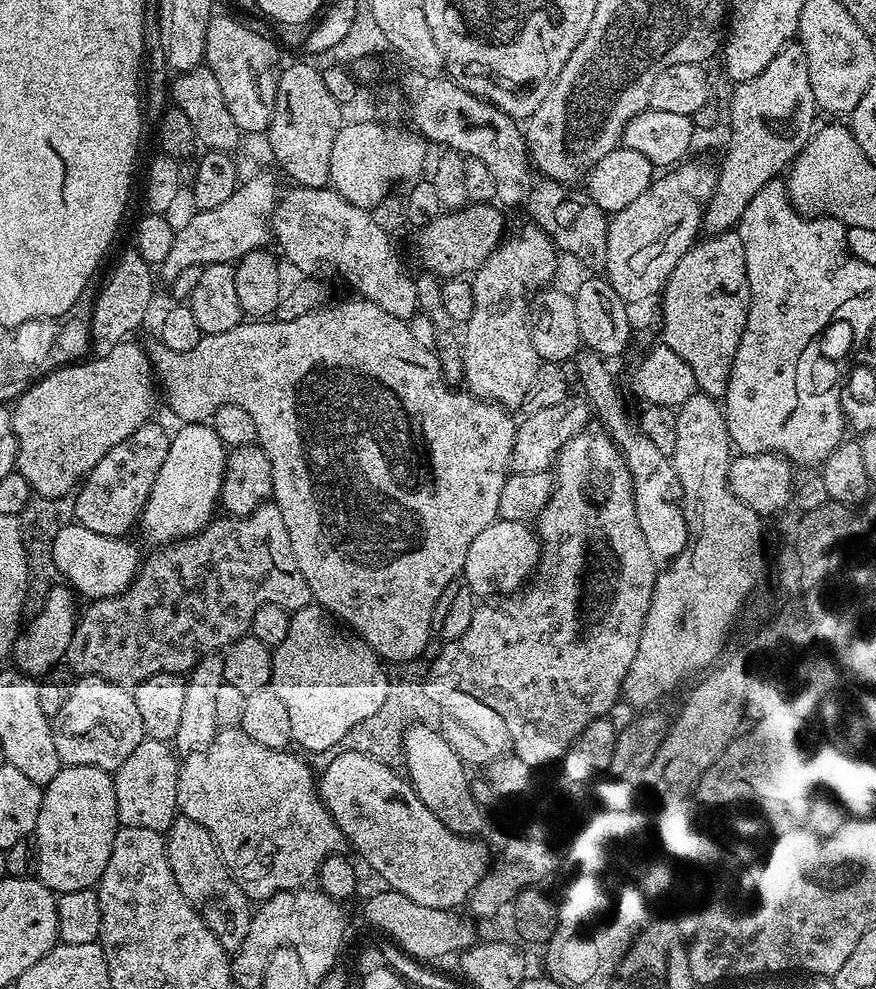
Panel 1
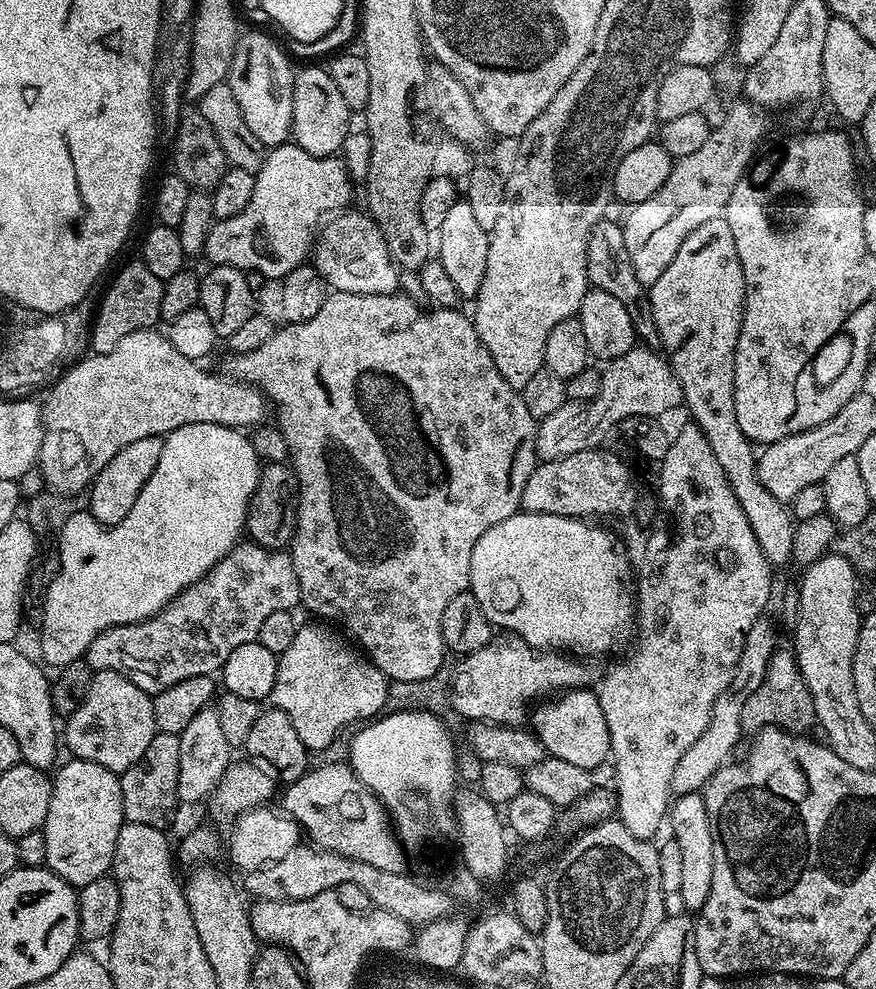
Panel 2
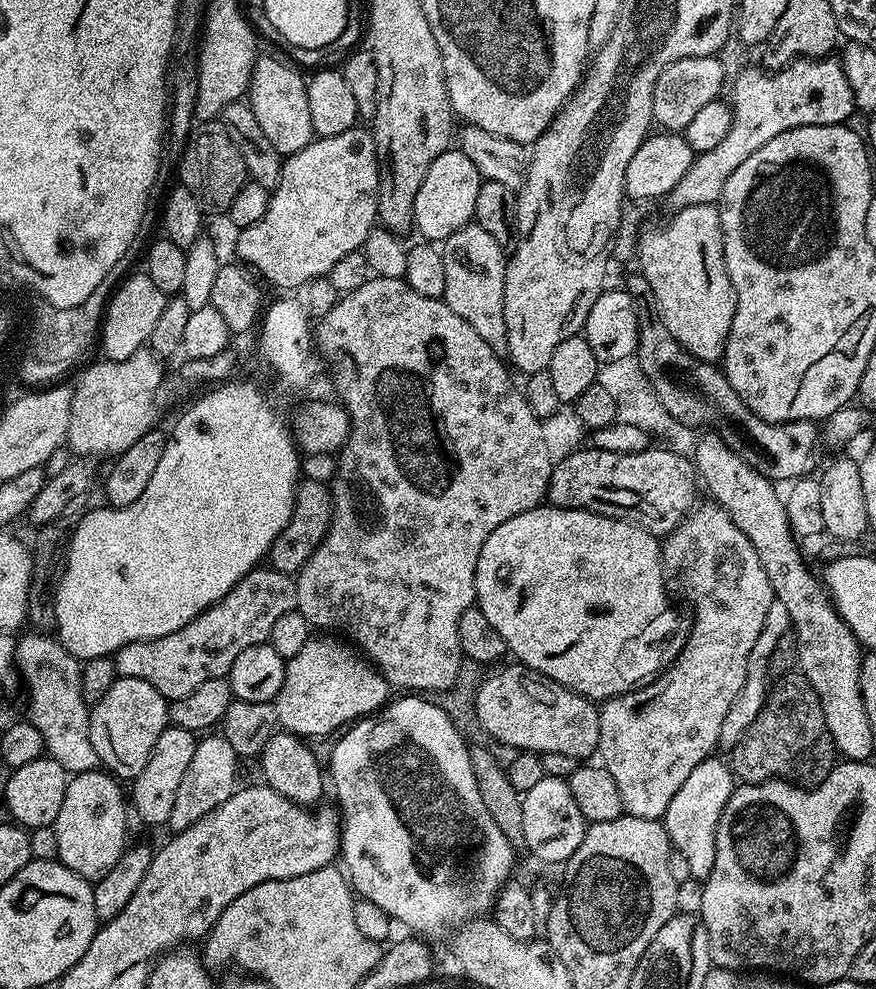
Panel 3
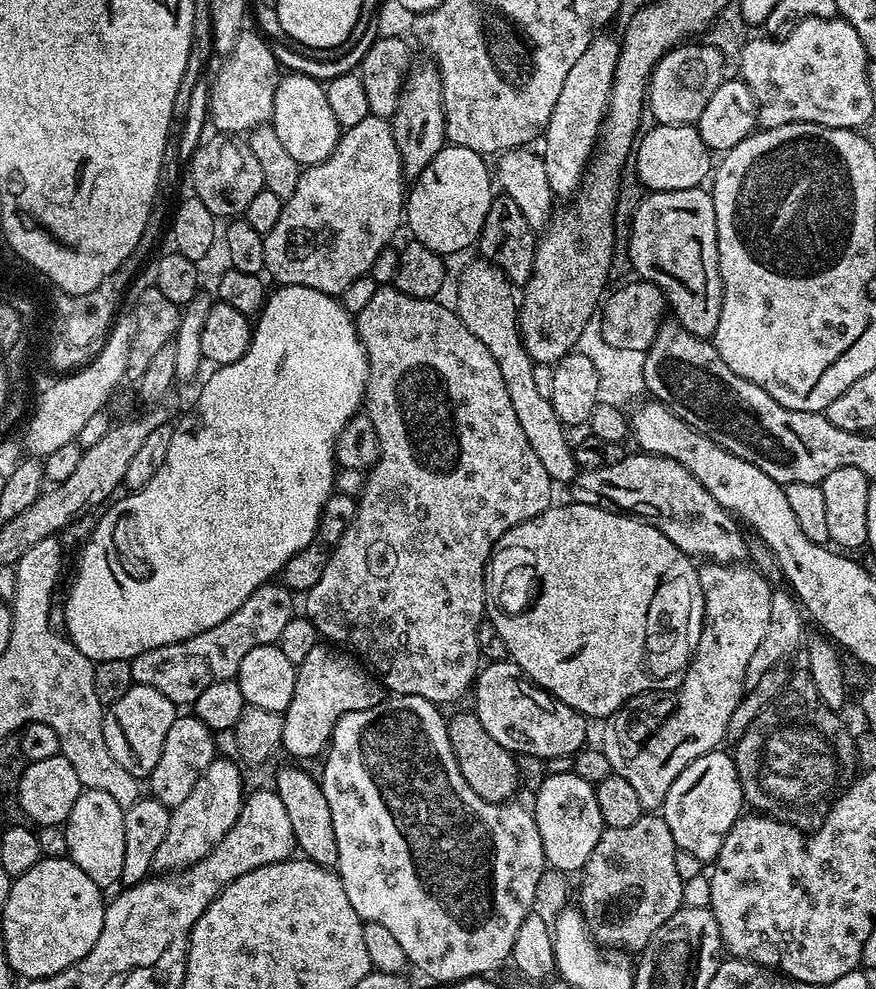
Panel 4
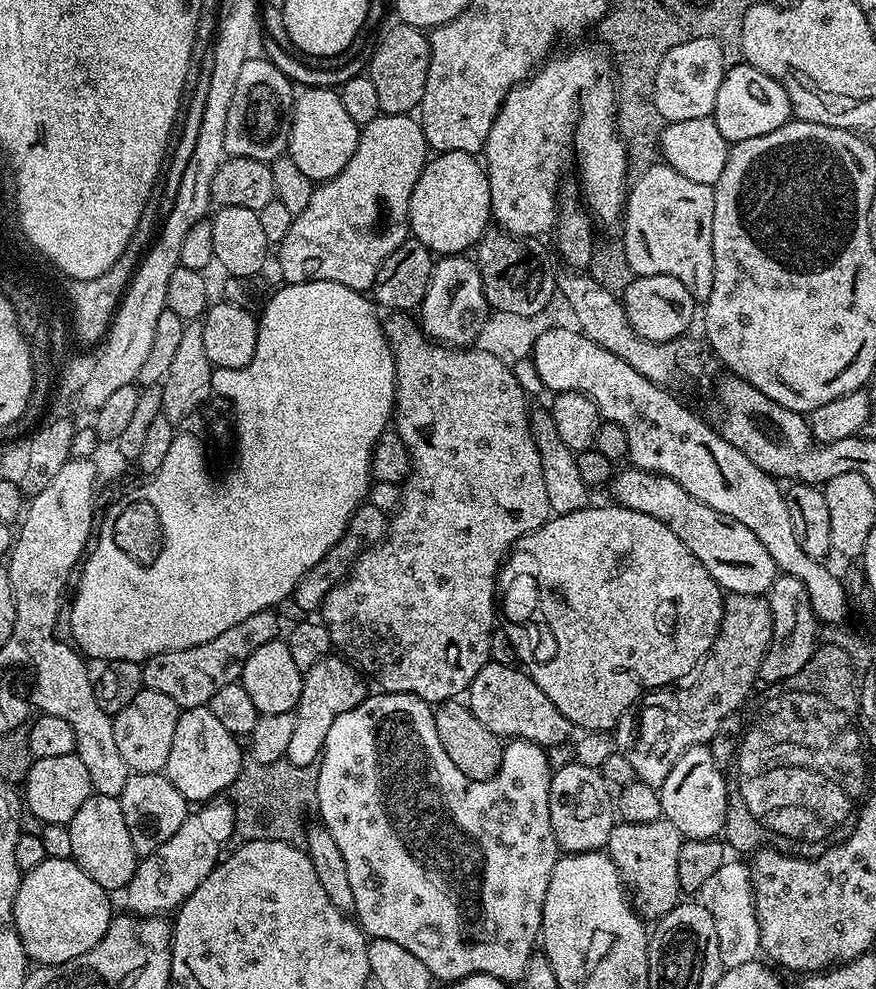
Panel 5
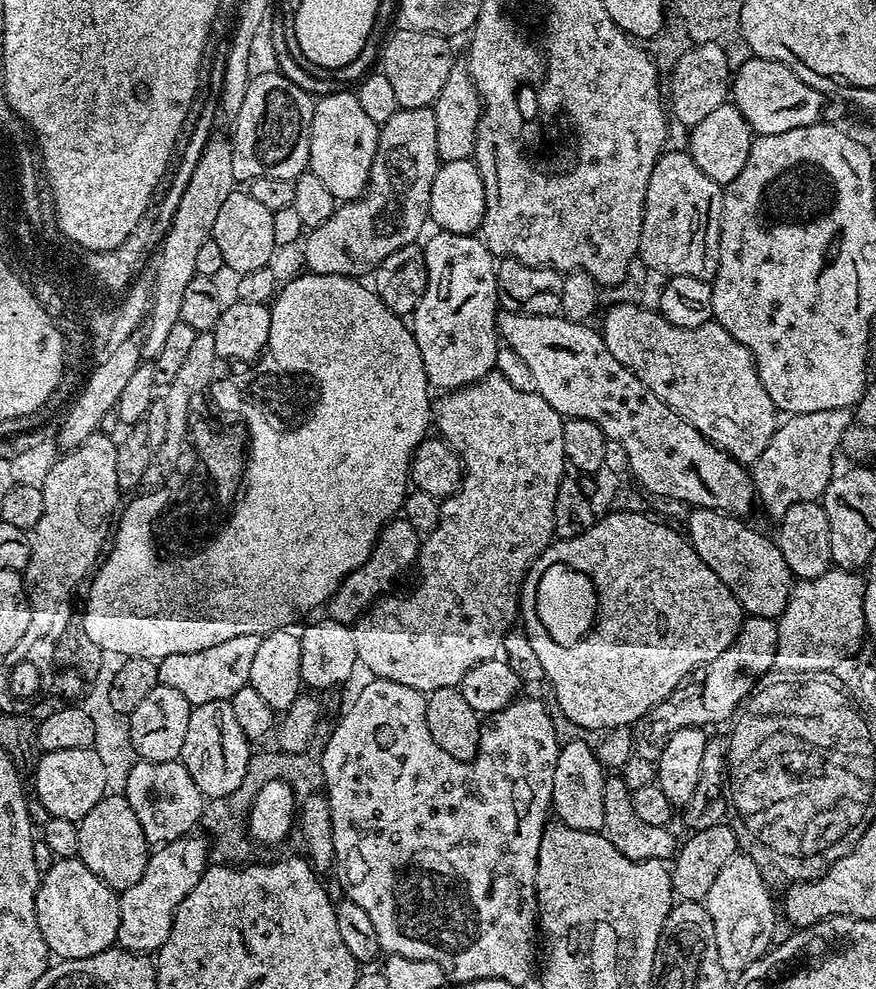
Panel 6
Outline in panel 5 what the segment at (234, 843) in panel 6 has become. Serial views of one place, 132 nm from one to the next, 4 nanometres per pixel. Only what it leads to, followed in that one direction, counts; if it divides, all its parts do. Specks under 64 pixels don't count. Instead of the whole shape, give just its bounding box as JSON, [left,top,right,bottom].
[232,758,317,848]

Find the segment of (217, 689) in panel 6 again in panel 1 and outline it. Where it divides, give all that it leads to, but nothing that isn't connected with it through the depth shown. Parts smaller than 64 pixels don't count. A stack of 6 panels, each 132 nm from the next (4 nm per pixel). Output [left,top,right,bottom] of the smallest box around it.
[64,502,313,690]

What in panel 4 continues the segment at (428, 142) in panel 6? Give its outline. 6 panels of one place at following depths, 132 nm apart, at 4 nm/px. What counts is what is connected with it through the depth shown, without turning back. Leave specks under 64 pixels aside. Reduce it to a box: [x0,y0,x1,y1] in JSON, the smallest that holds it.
[264,114,406,298]

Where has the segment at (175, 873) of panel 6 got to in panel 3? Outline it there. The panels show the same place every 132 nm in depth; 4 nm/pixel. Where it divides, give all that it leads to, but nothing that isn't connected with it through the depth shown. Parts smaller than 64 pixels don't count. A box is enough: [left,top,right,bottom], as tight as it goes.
[167,735,238,833]

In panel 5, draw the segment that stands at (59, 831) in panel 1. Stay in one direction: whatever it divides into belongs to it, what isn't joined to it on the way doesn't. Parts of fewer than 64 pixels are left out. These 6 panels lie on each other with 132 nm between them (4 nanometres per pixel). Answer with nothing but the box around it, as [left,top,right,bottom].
[68,794,138,894]

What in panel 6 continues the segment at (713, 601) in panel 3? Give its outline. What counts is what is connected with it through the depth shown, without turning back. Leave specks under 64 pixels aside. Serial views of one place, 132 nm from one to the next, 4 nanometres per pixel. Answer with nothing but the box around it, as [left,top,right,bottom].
[634,616,778,761]

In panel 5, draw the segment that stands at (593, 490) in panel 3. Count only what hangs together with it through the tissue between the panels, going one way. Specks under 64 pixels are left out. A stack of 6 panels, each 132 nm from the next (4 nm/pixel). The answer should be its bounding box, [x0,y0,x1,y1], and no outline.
[610,466,778,596]

